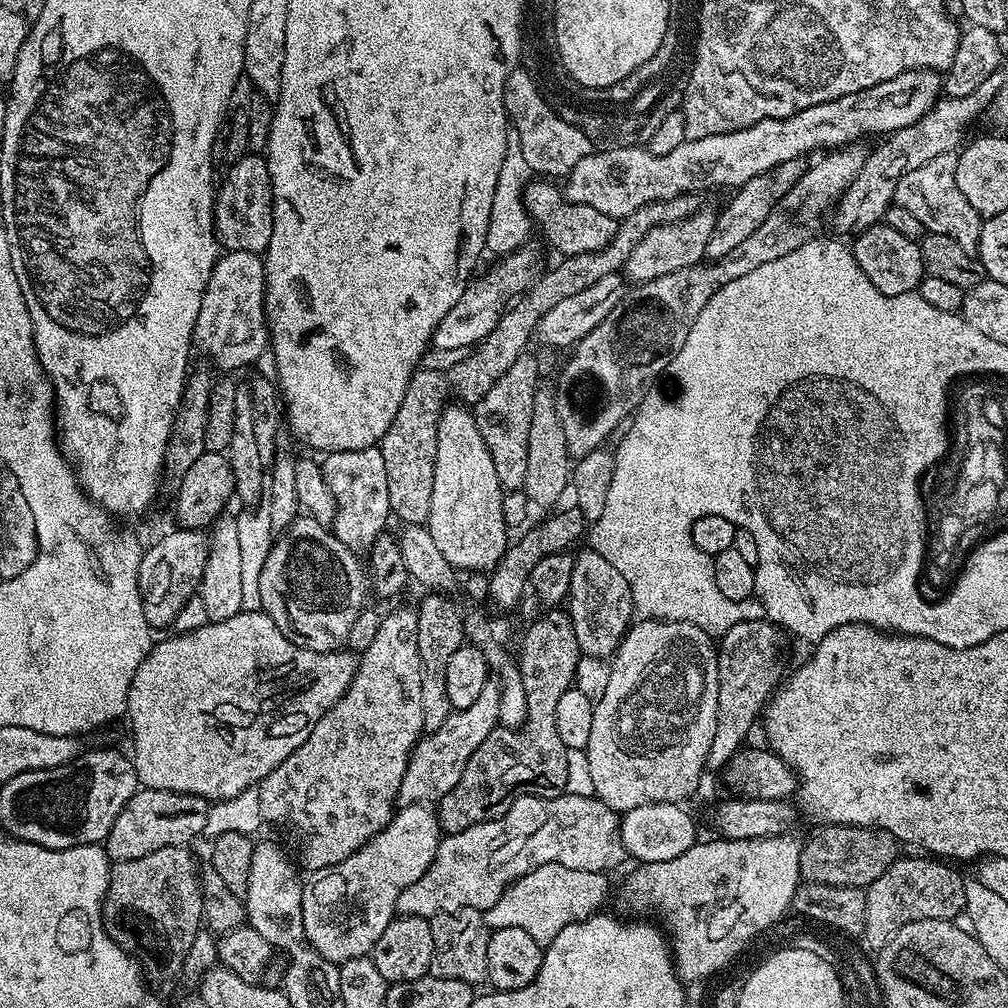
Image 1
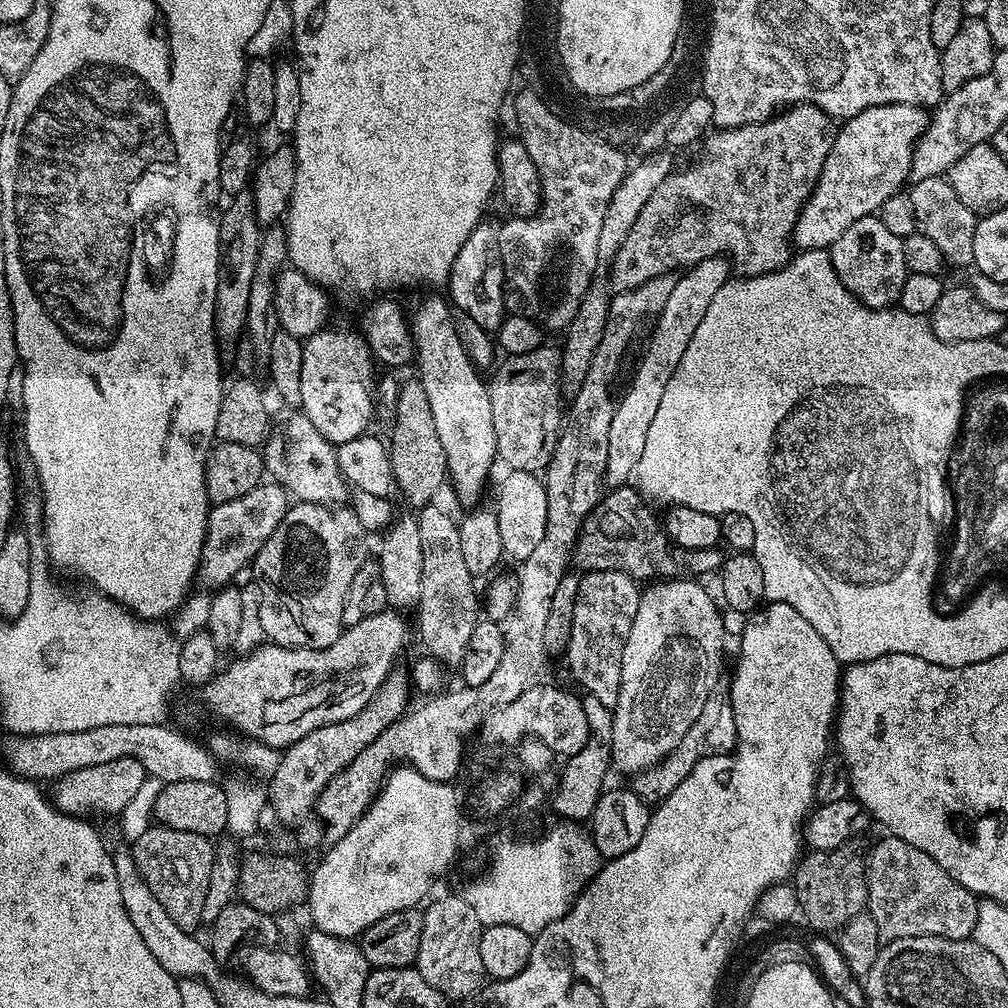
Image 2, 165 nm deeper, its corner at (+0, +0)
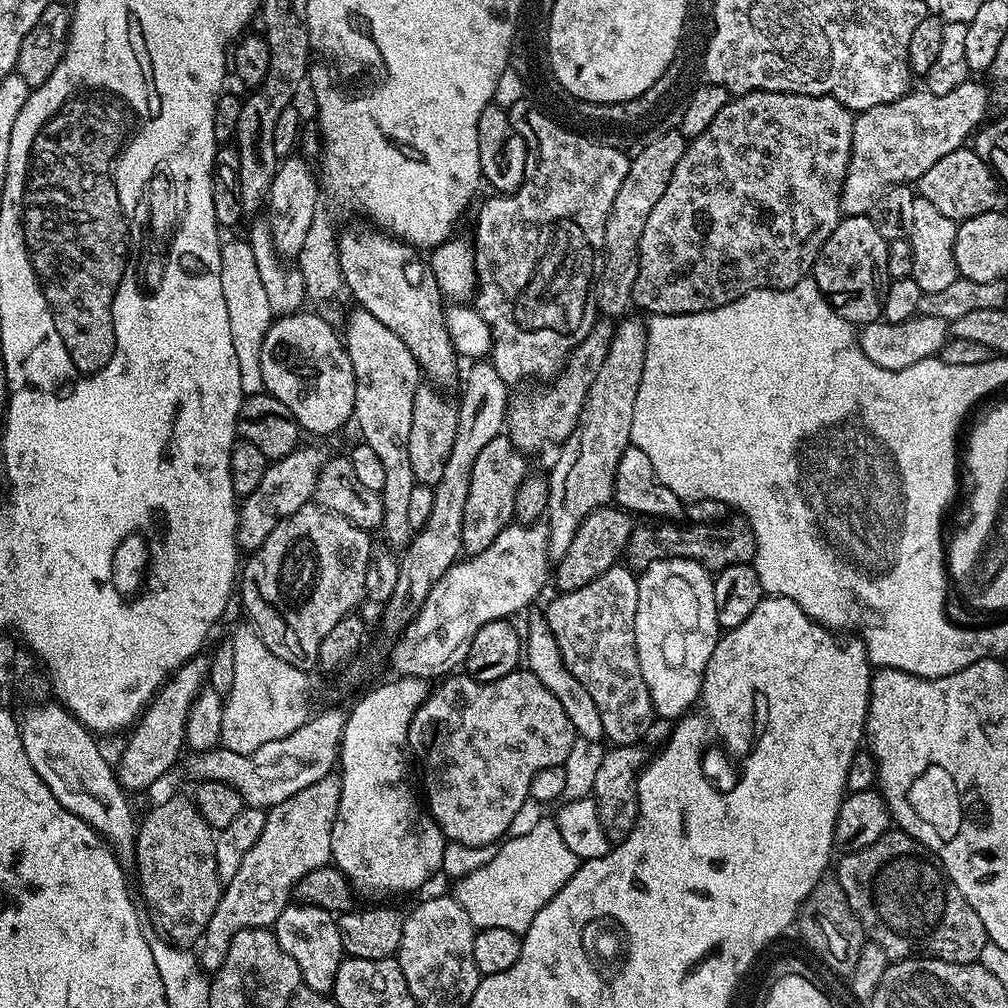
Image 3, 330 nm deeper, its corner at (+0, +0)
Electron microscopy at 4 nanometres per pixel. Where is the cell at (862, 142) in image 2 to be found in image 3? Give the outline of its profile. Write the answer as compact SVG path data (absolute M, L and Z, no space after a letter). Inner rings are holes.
M966 82L962 86L958 86L954 90L950 90L950 94L930 94L926 90L909 91L907 96L898 98L894 102L886 102L882 106L874 106L870 110L859 113L854 119L854 134L852 135L852 157L850 158L850 166L846 170L846 182L842 186L842 194L840 195L840 210L844 216L863 216L871 213L874 202L887 188L891 188L894 184L911 185L913 182L919 181L922 174L926 174L926 170L930 170L930 166L934 166L934 162L938 162L938 158L946 158L946 154L950 154L954 150L965 147L969 143L970 137L985 123L988 108L990 109L990 92L987 87L984 88L980 84L972 84Z

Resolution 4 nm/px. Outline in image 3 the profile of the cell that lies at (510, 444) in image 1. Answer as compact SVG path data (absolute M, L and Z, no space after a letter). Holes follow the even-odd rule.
M598 318L592 333L564 361L564 367L555 378L543 386L532 386L529 392L520 392L508 402L506 434L517 449L525 454L537 454L550 443L562 444L574 430L579 412L586 402L587 392L594 385L602 362L606 361L614 339L616 324L608 318Z

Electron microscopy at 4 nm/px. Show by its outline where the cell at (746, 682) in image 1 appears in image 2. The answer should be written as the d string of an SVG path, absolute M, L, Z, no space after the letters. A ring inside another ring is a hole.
M727 679L717 680L716 689L706 698L706 706L702 706L702 714L698 718L698 722L694 722L694 726L690 726L686 738L682 738L680 745L653 768L637 772L631 777L630 791L637 798L649 806L655 806L663 797L679 786L682 778L686 778L686 774L690 774L690 770L694 770L697 762L708 756L729 755L735 749L736 723L732 717L732 694L729 688L730 684Z

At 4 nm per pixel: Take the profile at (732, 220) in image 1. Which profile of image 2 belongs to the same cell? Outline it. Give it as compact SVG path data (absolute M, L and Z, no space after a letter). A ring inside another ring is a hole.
M723 255L711 256L698 262L677 279L666 306L655 317L656 329L648 340L648 349L645 350L624 397L615 401L603 477L603 483L609 489L627 485L633 479L638 462L642 462L642 449L646 446L650 425L653 424L654 417L658 414L658 406L662 403L662 393L666 391L678 362L682 362L682 354L686 354L690 338L694 338L694 330L698 330L698 322L702 322L714 294L718 294L718 290L722 290L722 286L729 279L730 264Z

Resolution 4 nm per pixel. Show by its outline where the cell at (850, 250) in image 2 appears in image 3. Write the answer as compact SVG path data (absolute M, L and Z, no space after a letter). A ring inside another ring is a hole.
M871 215L844 216L840 225L834 230L834 234L826 238L810 276L823 290L824 297L828 299L828 305L842 319L849 320L853 326L877 323L884 315L884 299L888 293L890 277L888 275L888 241L882 238L882 234L878 234Z

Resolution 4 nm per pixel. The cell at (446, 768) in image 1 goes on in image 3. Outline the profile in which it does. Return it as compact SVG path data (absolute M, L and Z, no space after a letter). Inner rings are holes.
M330 774L314 782L314 786L298 790L294 798L286 798L286 802L267 809L268 817L266 826L262 826L262 835L254 846L250 846L246 858L242 858L238 874L227 877L218 906L204 928L198 948L201 969L214 974L222 966L226 950L230 950L230 942L238 930L275 925L304 876L331 861L332 831L341 794L339 775Z

